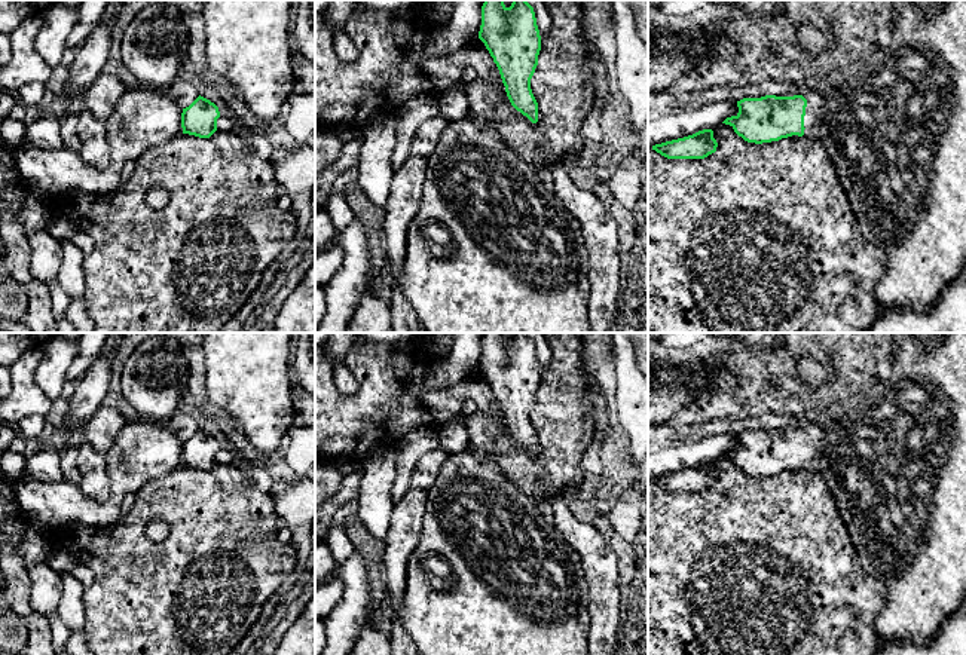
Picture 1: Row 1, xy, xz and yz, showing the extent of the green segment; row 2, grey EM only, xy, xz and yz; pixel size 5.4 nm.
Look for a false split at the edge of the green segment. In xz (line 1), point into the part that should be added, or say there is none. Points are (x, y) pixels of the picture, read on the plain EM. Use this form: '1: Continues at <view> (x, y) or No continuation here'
1: No continuation here

